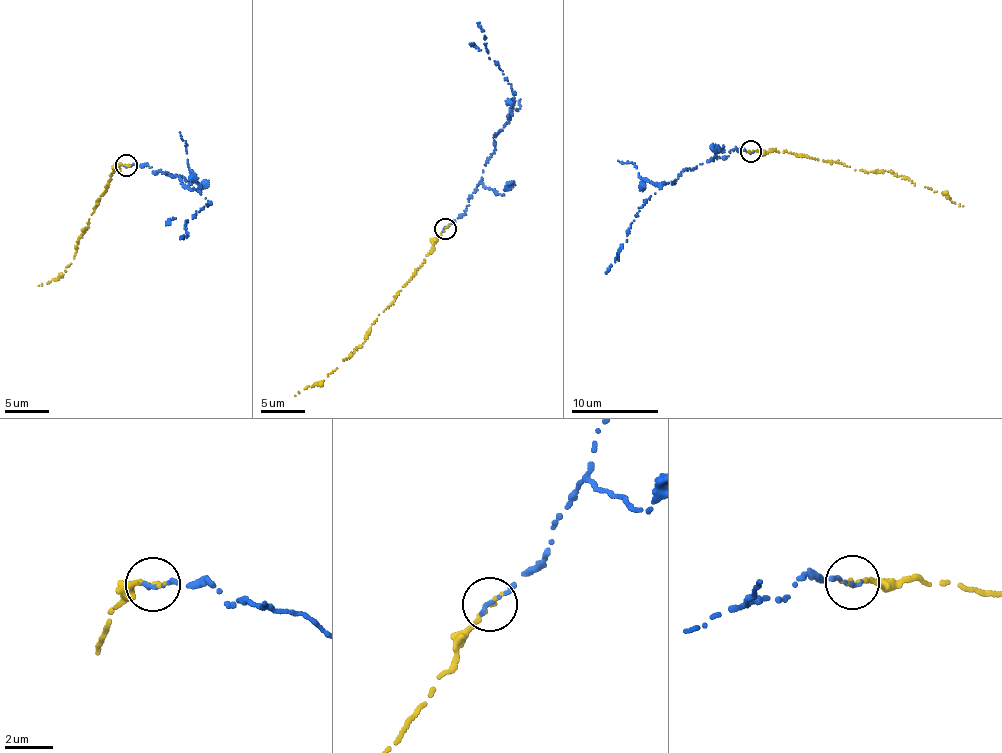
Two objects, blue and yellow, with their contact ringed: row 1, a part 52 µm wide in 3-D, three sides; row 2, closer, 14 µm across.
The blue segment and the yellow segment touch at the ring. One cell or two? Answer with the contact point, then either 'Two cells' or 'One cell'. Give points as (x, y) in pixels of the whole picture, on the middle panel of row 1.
Place: (445, 228). Two cells

